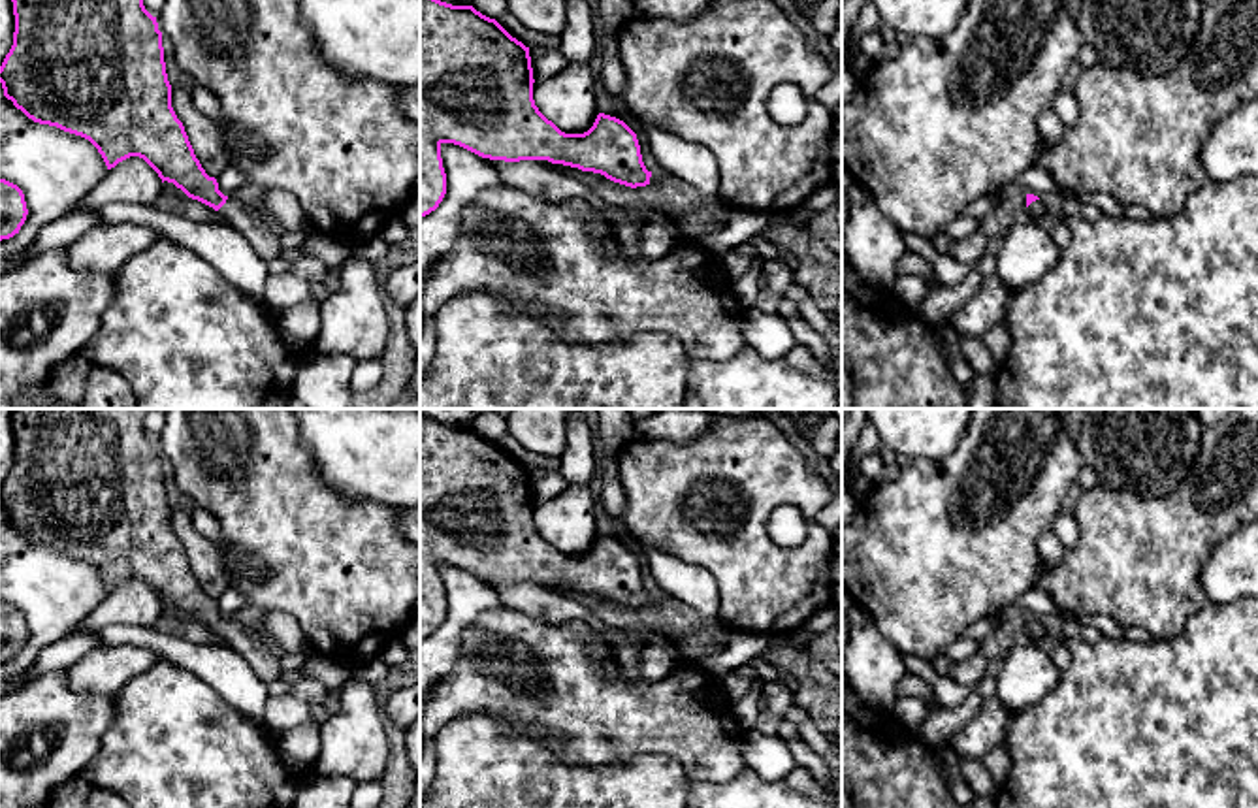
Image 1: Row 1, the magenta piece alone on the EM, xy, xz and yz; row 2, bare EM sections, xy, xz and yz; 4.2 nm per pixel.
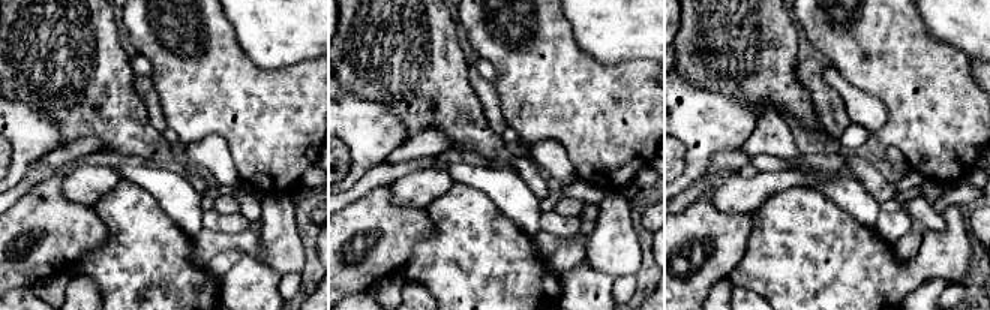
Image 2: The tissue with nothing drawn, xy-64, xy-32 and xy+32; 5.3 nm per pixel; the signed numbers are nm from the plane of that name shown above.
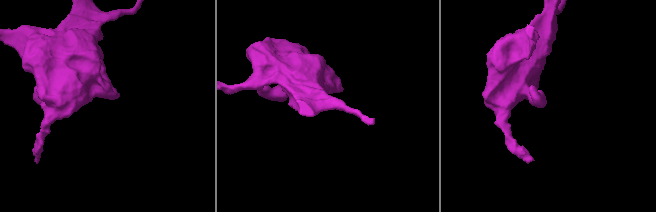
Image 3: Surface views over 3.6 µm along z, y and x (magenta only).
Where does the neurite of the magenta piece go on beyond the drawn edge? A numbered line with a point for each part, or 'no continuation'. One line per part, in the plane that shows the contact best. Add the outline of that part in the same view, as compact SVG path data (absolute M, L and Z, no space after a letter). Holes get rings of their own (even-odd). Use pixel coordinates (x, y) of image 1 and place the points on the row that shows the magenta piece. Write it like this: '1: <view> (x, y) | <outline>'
1: xy (245, 219) | M228 196L218 215L224 222L239 230L266 262L284 254L279 235L266 224L260 211Z

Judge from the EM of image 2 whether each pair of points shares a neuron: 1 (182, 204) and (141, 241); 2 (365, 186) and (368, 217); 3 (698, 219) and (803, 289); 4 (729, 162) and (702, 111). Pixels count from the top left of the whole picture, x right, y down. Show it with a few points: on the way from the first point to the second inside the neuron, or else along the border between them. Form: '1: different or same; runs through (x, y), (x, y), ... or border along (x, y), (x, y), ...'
1: different; border along (146, 189), (159, 207), (192, 237)
2: different; border along (390, 184), (371, 189), (344, 208)
3: different; border along (752, 216), (752, 232), (744, 256), (728, 276)
4: different; border along (740, 146), (720, 150), (701, 177)

